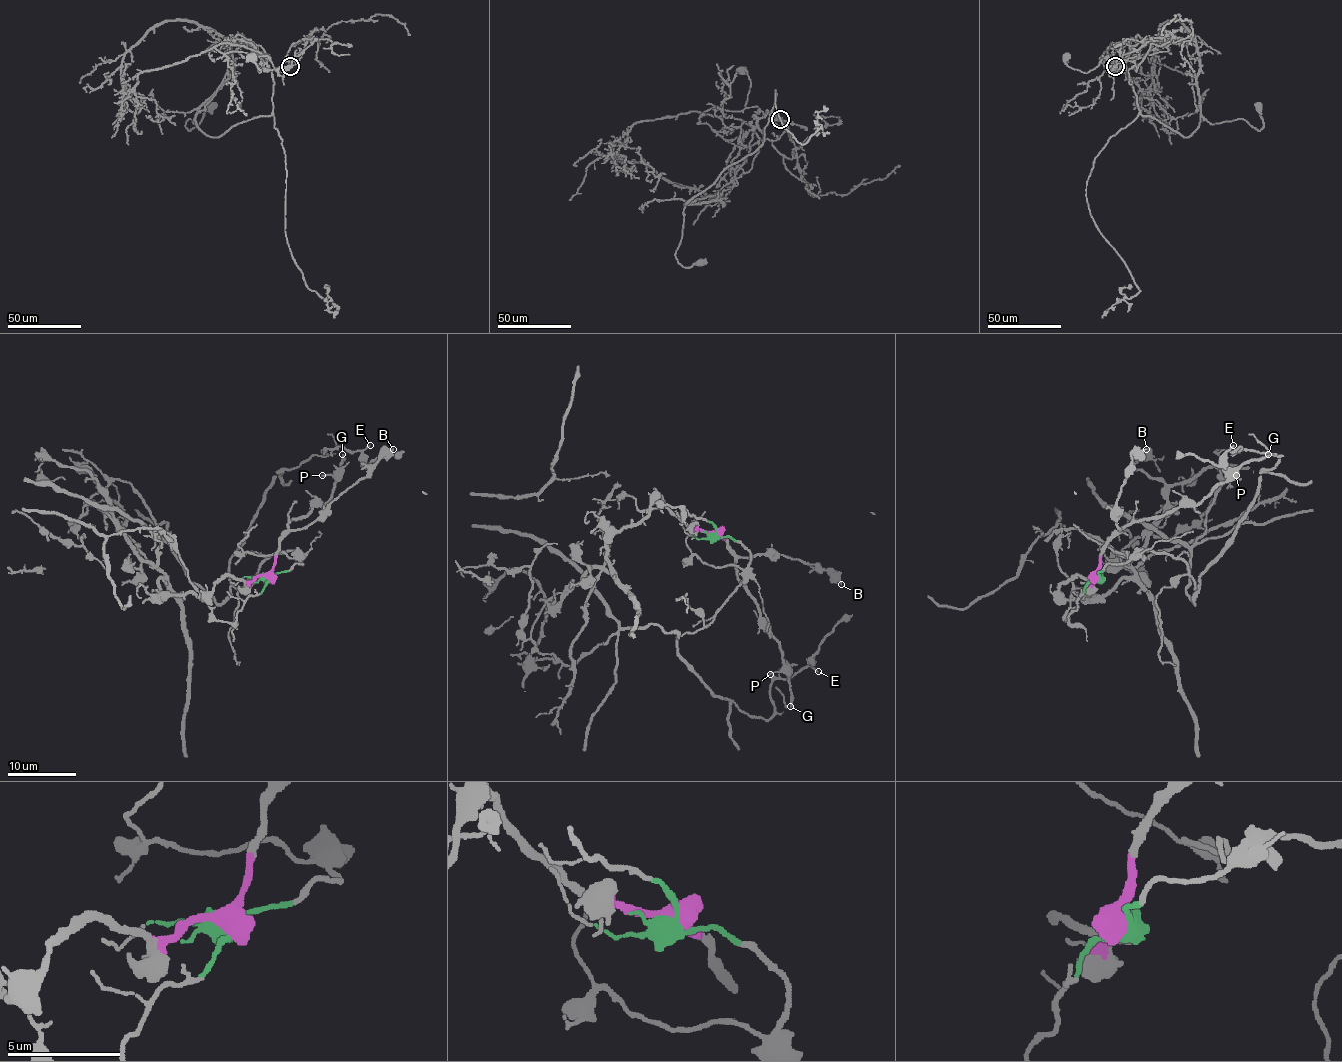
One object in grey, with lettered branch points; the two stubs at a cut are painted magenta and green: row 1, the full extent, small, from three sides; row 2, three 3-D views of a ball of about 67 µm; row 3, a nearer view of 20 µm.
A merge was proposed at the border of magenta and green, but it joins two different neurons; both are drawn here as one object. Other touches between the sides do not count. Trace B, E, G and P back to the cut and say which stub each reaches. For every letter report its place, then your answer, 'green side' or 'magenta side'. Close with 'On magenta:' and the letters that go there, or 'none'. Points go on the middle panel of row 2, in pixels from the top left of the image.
B: (841, 584) | magenta side
E: (818, 671) | green side
G: (790, 706) | magenta side
P: (770, 674) | magenta side
On magenta: B, G, P

